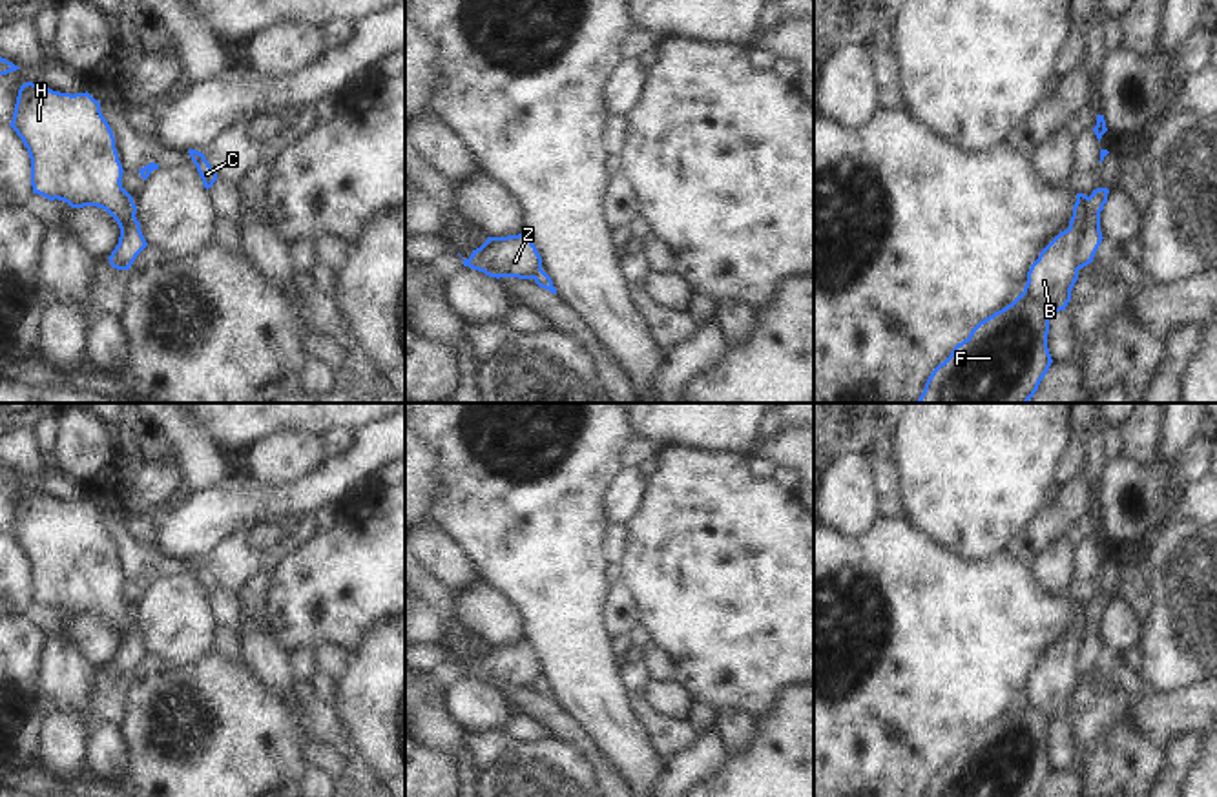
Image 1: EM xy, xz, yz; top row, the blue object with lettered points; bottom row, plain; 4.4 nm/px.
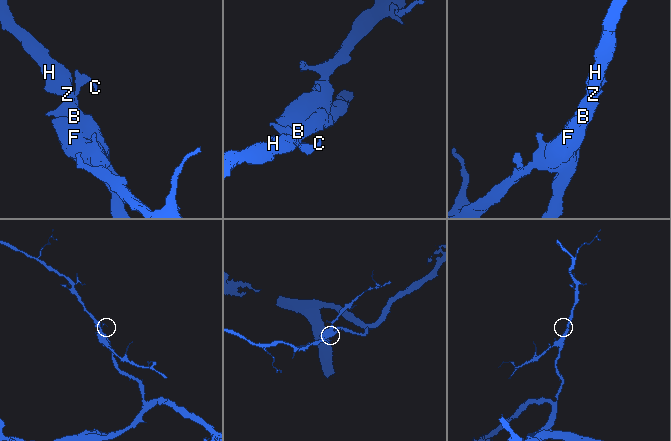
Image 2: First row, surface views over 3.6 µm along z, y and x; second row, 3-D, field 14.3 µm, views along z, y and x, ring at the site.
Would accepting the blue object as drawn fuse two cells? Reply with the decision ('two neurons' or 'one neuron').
two neurons

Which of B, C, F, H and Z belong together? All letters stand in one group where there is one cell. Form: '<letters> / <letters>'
B H Z / C F

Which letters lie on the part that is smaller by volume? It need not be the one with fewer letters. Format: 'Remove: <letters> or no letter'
Remove: C, F

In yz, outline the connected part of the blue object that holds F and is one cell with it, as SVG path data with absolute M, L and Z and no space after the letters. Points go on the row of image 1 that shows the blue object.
M1020 294L1011 305L980 321L952 348L929 376L918 403L1027 403L1053 363L1047 348L1051 316Z

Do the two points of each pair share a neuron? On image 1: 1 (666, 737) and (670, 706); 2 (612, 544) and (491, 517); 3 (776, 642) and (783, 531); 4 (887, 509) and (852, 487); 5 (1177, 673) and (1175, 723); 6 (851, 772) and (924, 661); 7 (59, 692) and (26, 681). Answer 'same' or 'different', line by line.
1: different
2: different
3: same
4: different
5: different
6: same
7: different

